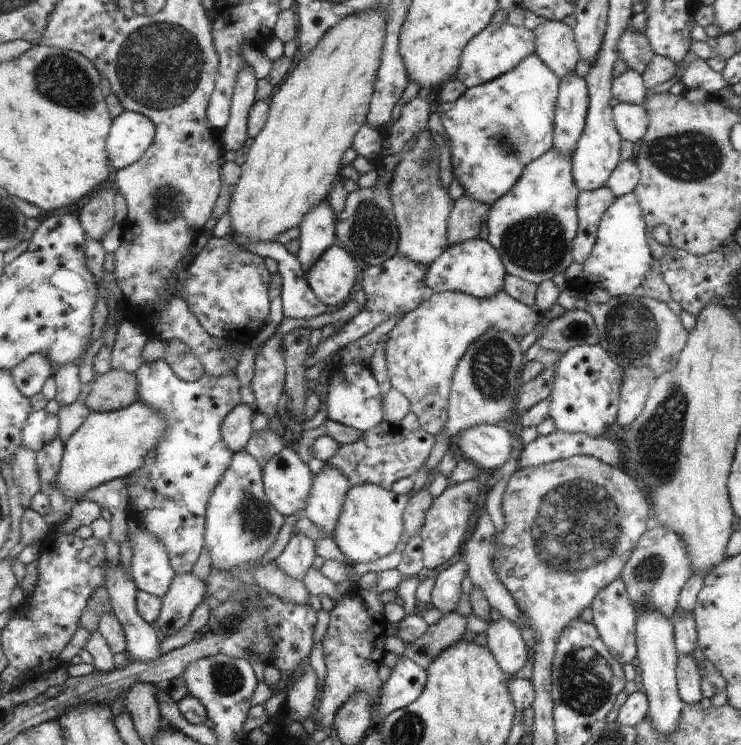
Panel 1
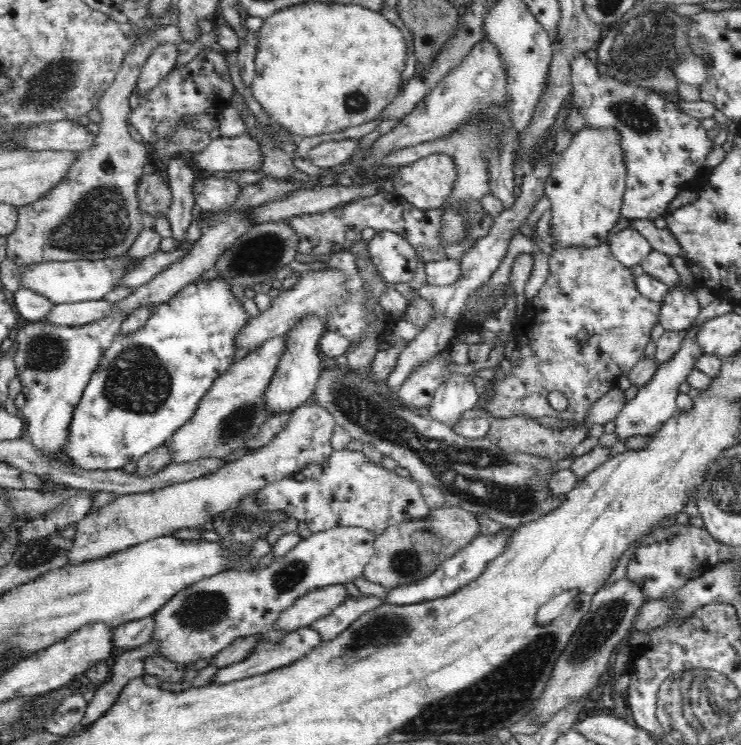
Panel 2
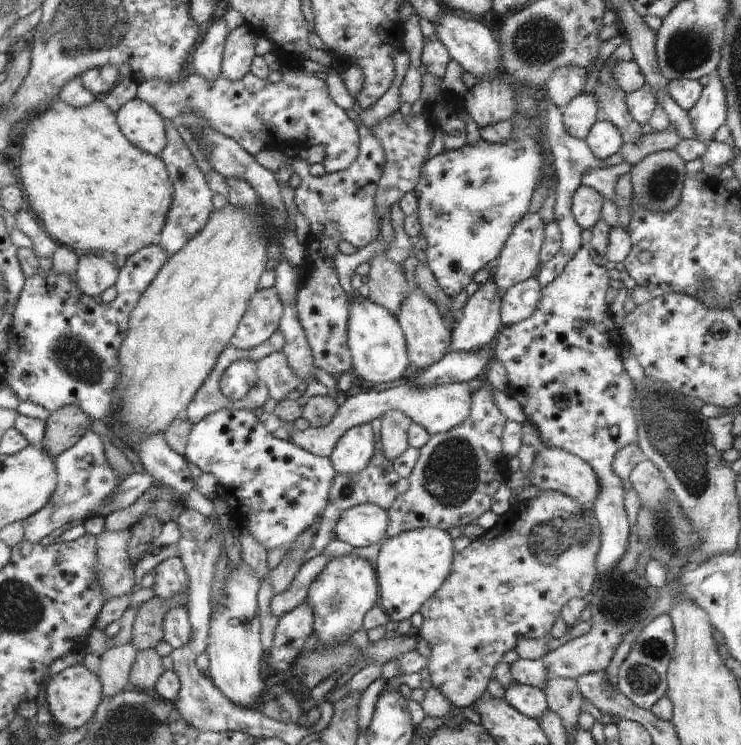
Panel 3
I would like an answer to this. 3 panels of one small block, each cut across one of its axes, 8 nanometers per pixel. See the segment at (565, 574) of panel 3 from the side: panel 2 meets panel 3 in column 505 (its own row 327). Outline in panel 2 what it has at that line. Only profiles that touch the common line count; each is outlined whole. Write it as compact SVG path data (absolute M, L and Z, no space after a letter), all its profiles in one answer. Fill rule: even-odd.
M551 240L551 252L549 254L550 270L547 280L543 282L541 289L538 293L526 301L523 313L521 315L515 315L513 320L513 336L516 336L515 349L518 353L516 362L511 362L510 372L498 373L498 377L492 383L491 393L488 395L488 400L485 400L483 405L479 406L484 413L491 419L512 418L512 416L530 417L531 419L538 418L554 418L554 420L565 420L569 423L588 423L588 416L592 411L591 407L594 407L596 402L599 402L602 396L606 396L612 388L617 386L617 381L622 375L628 375L633 366L644 357L646 345L650 342L650 332L655 322L659 322L659 310L660 302L654 300L648 300L647 297L642 296L635 287L635 277L630 273L630 269L620 265L612 251L608 246L600 247L556 247L556 242ZM552 392L560 392L568 401L568 407L563 412L557 412L550 406L548 396Z

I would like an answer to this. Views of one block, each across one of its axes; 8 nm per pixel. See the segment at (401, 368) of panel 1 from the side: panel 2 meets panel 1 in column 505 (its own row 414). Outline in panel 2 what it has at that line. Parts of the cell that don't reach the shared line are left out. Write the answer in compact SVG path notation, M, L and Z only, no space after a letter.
M314 404L303 405L294 411L290 424L268 446L262 446L250 455L228 462L218 472L202 476L200 480L180 482L158 490L116 496L113 502L91 511L76 524L72 548L68 550L68 563L84 559L100 558L115 550L170 534L176 528L202 526L212 516L238 506L246 495L254 494L286 477L293 476L302 468L314 463L322 464L333 451L330 445L336 419L326 408Z

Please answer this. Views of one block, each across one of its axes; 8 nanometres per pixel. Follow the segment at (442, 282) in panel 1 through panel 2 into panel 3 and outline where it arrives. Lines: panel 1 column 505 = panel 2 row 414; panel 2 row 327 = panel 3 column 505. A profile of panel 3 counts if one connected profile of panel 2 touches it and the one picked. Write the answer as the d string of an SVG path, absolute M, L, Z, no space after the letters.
M529 277L513 284L513 287L505 290L505 295L499 299L498 309L500 319L503 325L512 325L520 323L521 320L529 318L537 302L542 286L535 280L535 277Z

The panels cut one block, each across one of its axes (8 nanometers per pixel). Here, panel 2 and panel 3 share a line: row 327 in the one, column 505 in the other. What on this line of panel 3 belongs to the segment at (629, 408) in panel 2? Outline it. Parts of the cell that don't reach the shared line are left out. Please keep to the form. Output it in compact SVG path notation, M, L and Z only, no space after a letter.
M516 683L505 688L503 699L517 712L536 721L548 710L547 701L541 689L529 685Z

